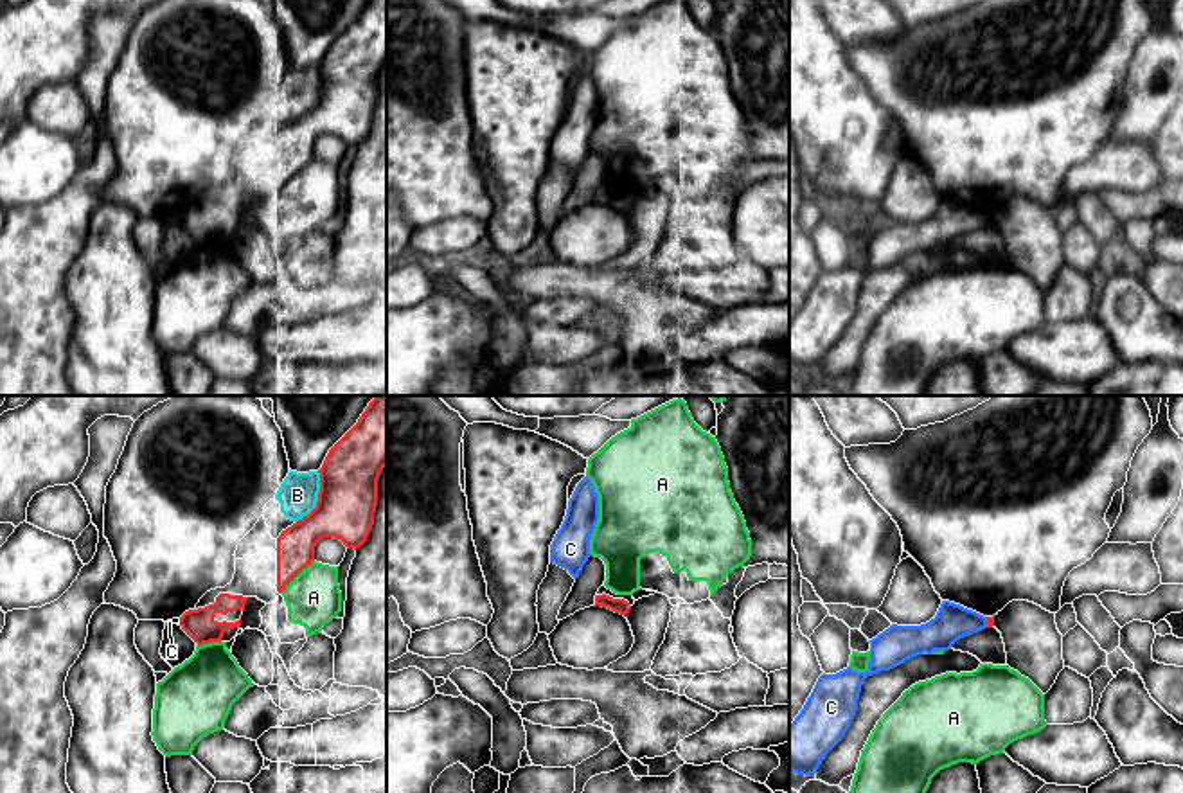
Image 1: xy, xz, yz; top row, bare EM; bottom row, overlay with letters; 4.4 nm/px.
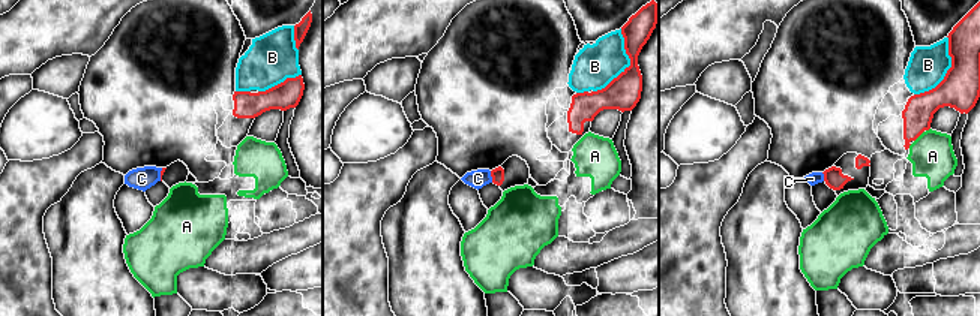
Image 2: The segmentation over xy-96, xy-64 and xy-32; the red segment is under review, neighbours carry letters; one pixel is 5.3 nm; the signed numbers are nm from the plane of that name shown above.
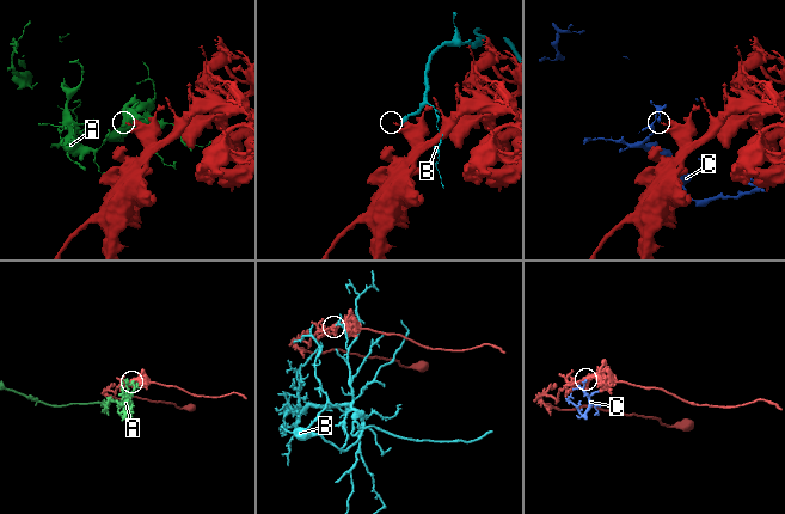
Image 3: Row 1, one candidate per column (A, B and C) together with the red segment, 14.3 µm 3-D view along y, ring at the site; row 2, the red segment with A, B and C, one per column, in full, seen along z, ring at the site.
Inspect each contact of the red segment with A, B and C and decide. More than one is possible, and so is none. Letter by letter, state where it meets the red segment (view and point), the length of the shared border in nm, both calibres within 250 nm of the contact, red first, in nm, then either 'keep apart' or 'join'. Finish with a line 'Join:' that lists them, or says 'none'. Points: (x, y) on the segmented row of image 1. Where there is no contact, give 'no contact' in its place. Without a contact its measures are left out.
A: xy (297, 574) | 220 nm | 180/240 nm | keep apart
B: xy (319, 498) | 260 nm | 260/180 nm | keep apart
C: yz (987, 623) | 50 nm | 30/160 nm | keep apart
Join: none

